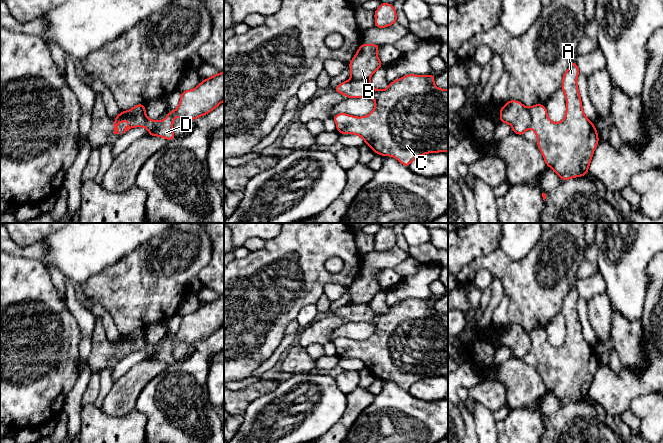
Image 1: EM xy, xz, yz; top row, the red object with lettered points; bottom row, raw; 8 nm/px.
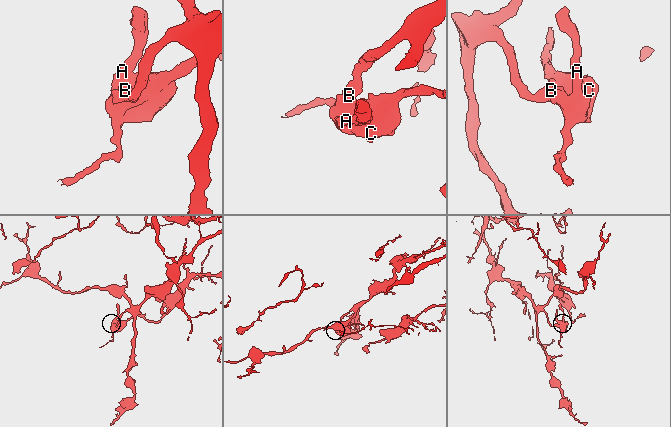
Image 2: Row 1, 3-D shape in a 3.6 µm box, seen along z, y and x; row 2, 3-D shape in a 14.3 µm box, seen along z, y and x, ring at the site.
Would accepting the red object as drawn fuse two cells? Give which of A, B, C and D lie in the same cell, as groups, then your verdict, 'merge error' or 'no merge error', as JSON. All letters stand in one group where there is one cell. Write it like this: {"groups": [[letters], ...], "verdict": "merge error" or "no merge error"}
{"groups": [["A", "C", "D"], ["B"]], "verdict": "merge error"}

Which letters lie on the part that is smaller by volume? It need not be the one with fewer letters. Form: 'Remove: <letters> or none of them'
Remove: A, C, D

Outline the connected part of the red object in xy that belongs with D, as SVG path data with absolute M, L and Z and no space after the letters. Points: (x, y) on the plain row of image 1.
M224 296L201 305L192 313L181 316L180 327L176 334L170 335L163 345L150 344L146 340L145 329L138 328L129 335L121 335L115 344L126 341L134 343L134 351L146 351L148 359L159 360L171 365L175 362L173 346L175 341L195 344L200 340L207 339L224 325Z

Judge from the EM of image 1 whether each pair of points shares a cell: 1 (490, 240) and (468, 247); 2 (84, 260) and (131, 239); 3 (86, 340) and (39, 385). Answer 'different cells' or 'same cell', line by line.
1: same cell
2: same cell
3: different cells

